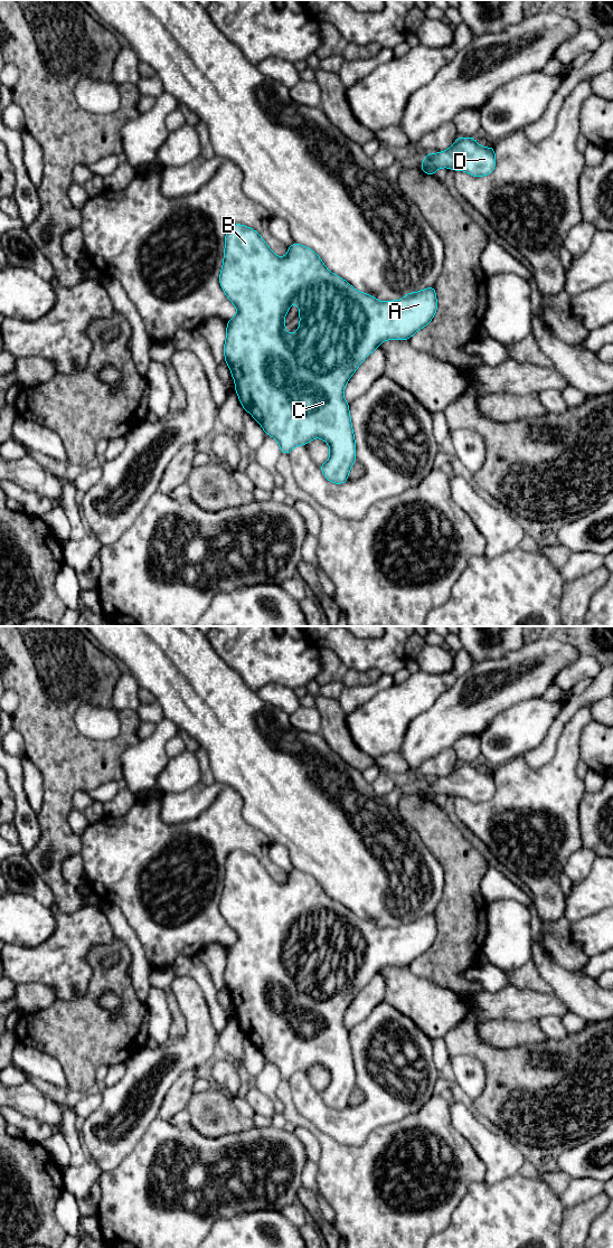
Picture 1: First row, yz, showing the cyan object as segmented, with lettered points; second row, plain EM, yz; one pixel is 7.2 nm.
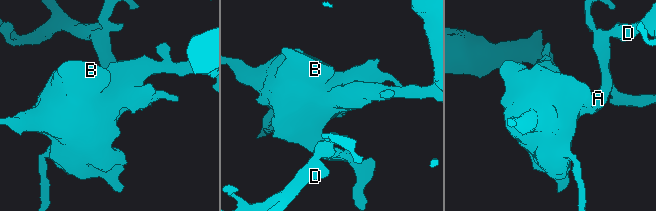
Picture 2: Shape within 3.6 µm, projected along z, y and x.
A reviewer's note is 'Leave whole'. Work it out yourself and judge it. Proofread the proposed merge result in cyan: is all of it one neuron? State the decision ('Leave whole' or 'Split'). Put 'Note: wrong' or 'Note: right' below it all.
Leave whole
Note: right

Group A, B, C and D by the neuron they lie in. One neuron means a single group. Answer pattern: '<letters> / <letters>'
A B C D

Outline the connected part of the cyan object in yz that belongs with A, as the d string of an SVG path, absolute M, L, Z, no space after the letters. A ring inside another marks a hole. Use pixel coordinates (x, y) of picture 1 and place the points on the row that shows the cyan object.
M241 224L229 227L225 236L224 262L219 275L219 283L228 300L236 306L237 314L227 321L226 342L224 346L225 361L230 368L232 377L235 380L235 390L244 410L249 412L254 419L263 427L265 434L274 437L281 448L282 454L290 454L294 446L306 445L311 439L320 437L330 446L329 460L320 466L324 478L337 484L343 484L348 481L349 471L356 460L356 442L351 418L349 414L349 404L343 399L343 388L347 381L355 374L360 363L385 340L409 340L418 330L427 325L436 313L437 301L434 286L419 292L407 293L398 301L378 301L374 296L361 293L353 289L347 281L331 273L323 264L321 258L311 248L293 243L285 257L277 257L260 234L253 228ZM292 302L300 308L300 325L295 333L285 331L284 318Z

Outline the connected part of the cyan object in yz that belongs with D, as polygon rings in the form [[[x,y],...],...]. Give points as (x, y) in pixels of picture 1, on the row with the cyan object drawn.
[[[459,136],[451,148],[440,153],[424,154],[419,168],[434,176],[440,168],[451,168],[453,171],[465,171],[473,177],[490,174],[496,168],[493,145],[484,148],[477,143],[475,138]]]

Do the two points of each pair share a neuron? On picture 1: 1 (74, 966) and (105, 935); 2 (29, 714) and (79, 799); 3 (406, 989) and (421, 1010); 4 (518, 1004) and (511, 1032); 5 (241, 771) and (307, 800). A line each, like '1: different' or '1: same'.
1: same
2: different
3: same
4: different
5: same

